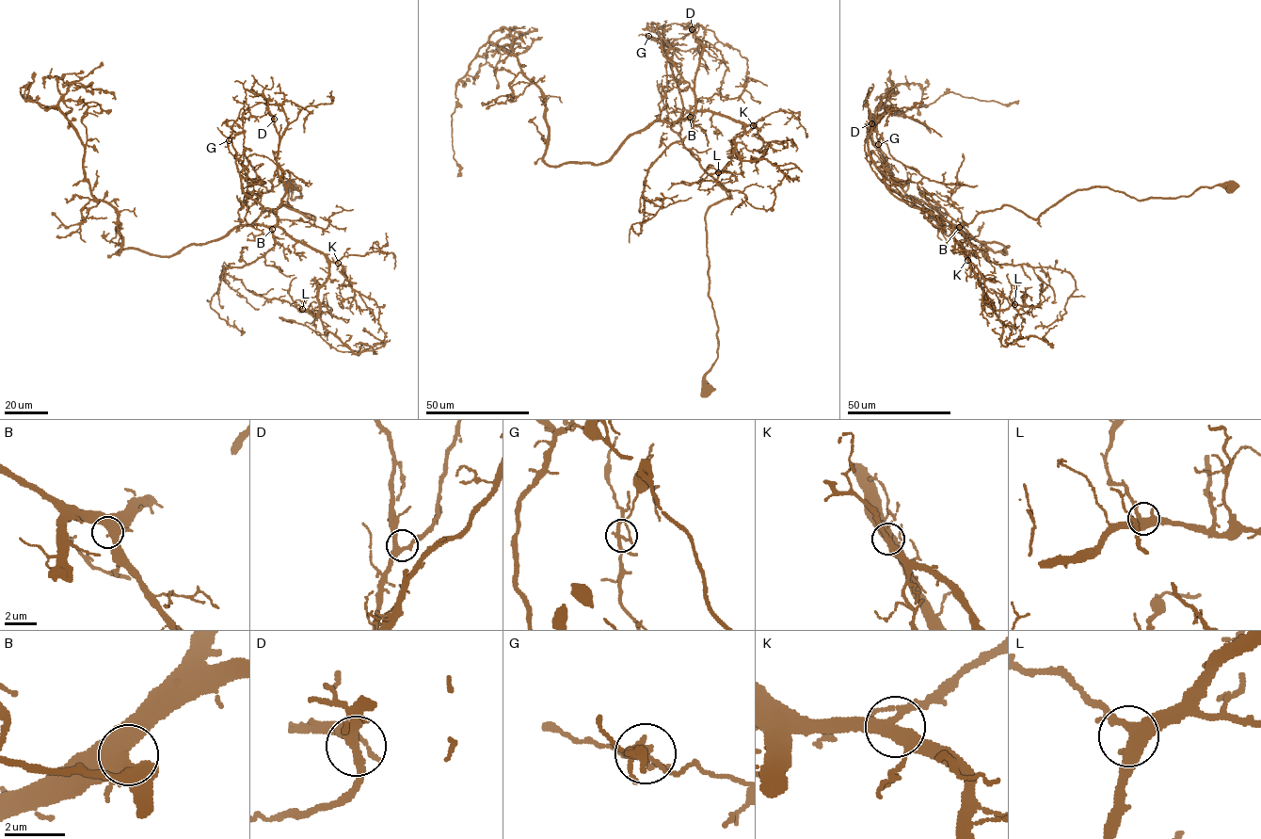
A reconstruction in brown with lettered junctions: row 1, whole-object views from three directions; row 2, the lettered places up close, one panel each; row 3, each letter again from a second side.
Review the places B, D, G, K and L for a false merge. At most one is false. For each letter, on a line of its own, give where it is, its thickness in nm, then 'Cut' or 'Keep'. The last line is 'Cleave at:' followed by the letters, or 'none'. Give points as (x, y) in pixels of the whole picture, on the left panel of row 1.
B: Place: (272, 229). Thickness 400 nm. Keep
D: Place: (274, 119). Thickness 300 nm. Keep
G: Place: (229, 140). Thickness 190 nm. Cut
K: Place: (338, 263). Thickness 340 nm. Keep
L: Place: (302, 309). Thickness 400 nm. Keep
Cleave at: G

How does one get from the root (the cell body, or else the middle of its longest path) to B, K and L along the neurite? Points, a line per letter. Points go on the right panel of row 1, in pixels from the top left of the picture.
B: (1231, 187), (1138, 200), (1091, 186), (1066, 195), (1036, 219), (1004, 205), (959, 227)
K: (1231, 187), (1138, 200), (1091, 186), (1066, 195), (1036, 219), (1004, 205), (953, 226), (967, 260)
L: (1231, 187), (1138, 200), (1091, 186), (1036, 219), (1004, 205), (954, 225), (989, 304), (1014, 304)

